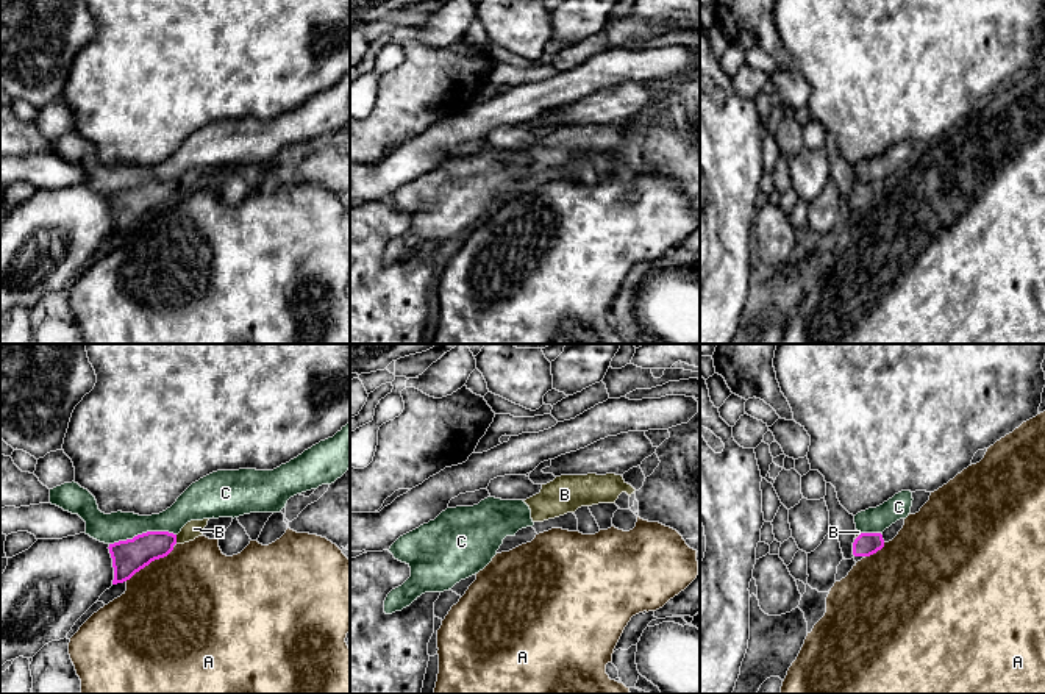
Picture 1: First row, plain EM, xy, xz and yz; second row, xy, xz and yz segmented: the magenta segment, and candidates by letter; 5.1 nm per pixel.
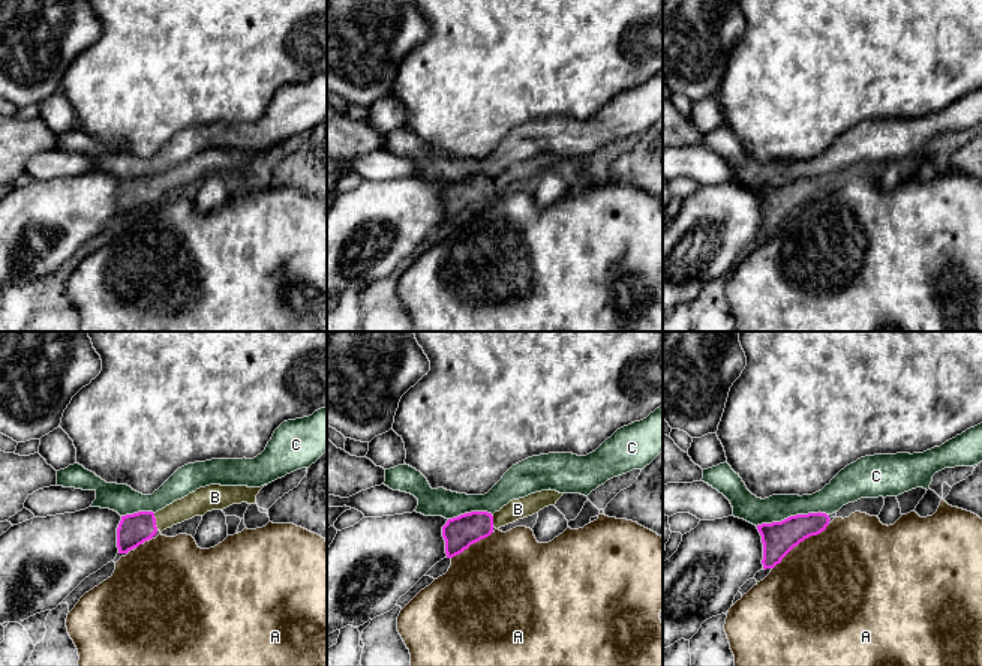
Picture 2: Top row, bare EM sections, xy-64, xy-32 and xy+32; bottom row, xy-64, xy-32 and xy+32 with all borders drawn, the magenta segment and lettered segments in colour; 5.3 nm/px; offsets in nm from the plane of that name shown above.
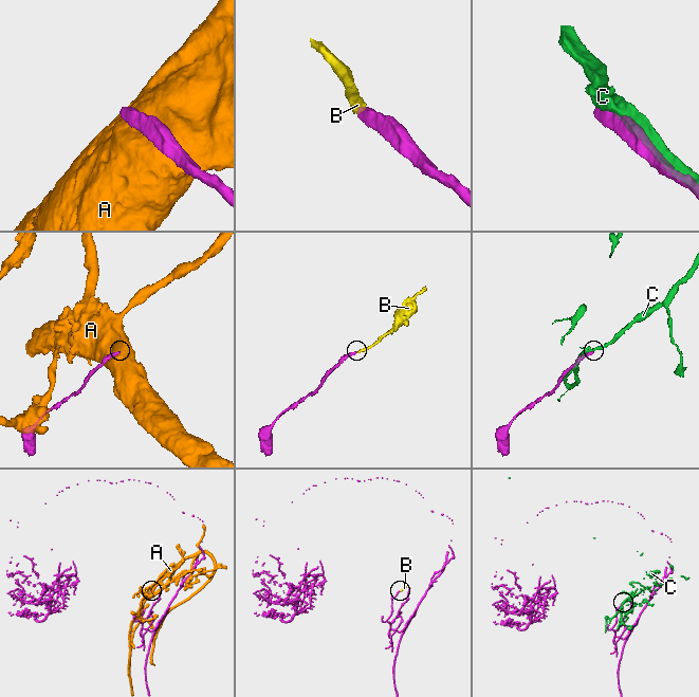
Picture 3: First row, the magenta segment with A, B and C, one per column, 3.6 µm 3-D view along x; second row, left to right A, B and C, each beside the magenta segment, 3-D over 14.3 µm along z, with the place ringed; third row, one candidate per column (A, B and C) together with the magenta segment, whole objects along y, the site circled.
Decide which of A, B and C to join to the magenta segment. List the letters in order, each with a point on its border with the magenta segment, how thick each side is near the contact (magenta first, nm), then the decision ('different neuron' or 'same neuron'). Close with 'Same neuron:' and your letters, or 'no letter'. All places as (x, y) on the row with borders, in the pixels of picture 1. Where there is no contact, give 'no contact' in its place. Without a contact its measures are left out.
A: xy (149, 563) | 180/500 nm | different neuron
B: xy (175, 540) | 170/90 nm | same neuron
C: xy (142, 533) | 180/150 nm | different neuron
Same neuron: B

